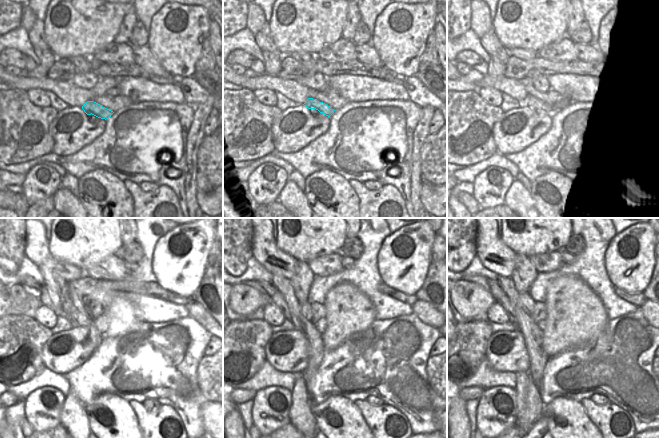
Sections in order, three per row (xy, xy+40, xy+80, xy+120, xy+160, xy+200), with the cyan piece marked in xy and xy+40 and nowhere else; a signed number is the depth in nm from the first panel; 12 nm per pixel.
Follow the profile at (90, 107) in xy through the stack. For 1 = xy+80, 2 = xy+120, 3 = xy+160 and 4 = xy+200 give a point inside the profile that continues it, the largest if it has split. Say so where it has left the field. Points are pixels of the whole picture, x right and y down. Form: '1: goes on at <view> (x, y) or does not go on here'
1: goes on at xy+80 (530, 101)
2: goes on at xy+120 (77, 319)
3: goes on at xy+160 (305, 308)
4: goes on at xy+200 (528, 304)

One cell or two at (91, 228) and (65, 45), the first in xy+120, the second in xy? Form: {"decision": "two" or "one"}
{"decision": "one"}

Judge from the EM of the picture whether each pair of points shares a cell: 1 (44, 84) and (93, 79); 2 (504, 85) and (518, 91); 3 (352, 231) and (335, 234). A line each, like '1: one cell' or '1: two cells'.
1: two cells
2: one cell
3: two cells

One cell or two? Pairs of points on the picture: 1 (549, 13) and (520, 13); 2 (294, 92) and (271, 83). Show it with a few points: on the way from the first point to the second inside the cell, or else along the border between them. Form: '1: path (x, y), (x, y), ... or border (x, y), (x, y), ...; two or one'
1: path (542, 13), (527, 13); one
2: path (288, 88), (277, 85); one

